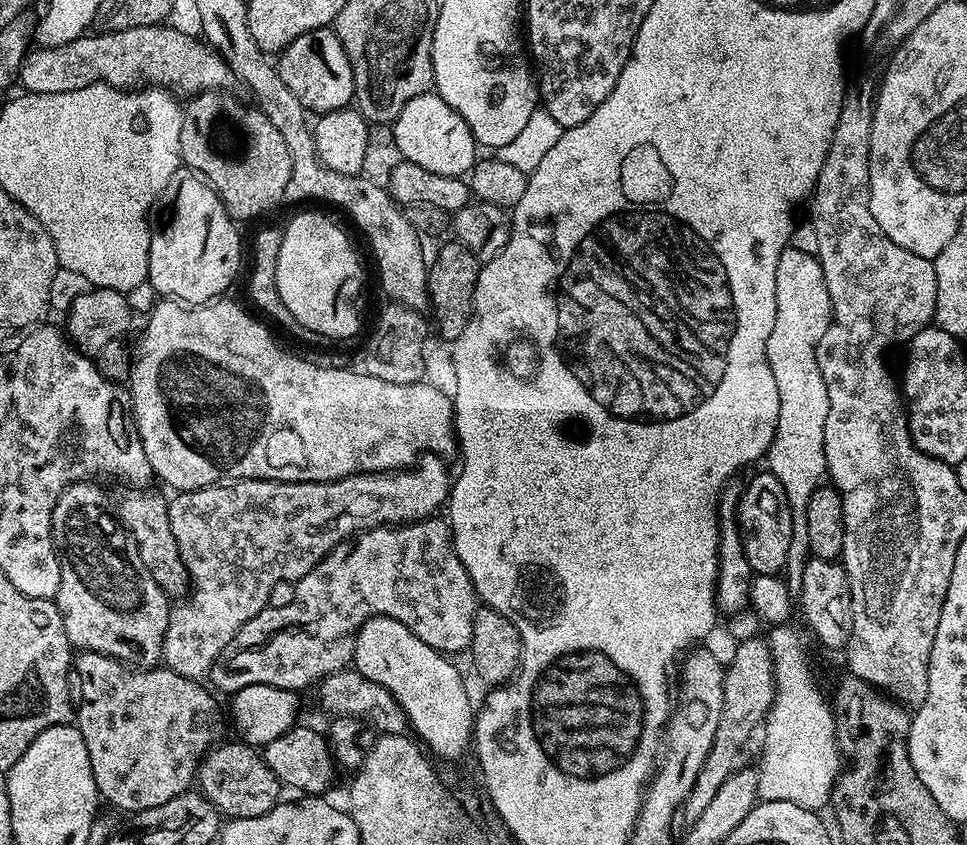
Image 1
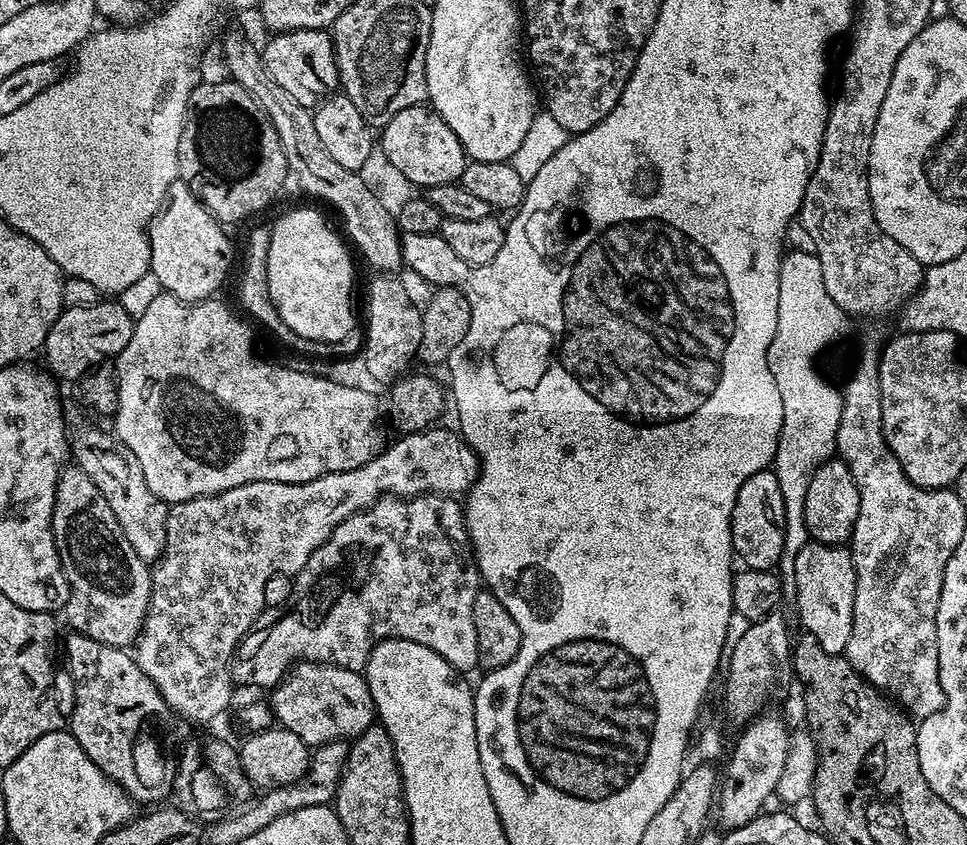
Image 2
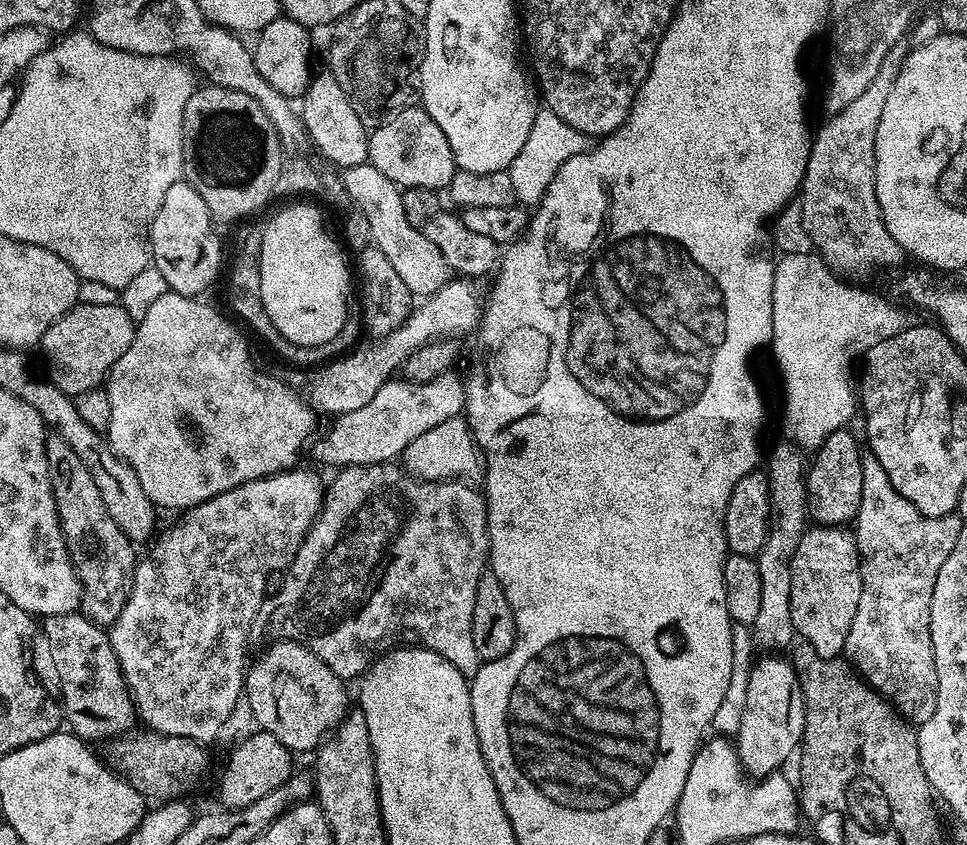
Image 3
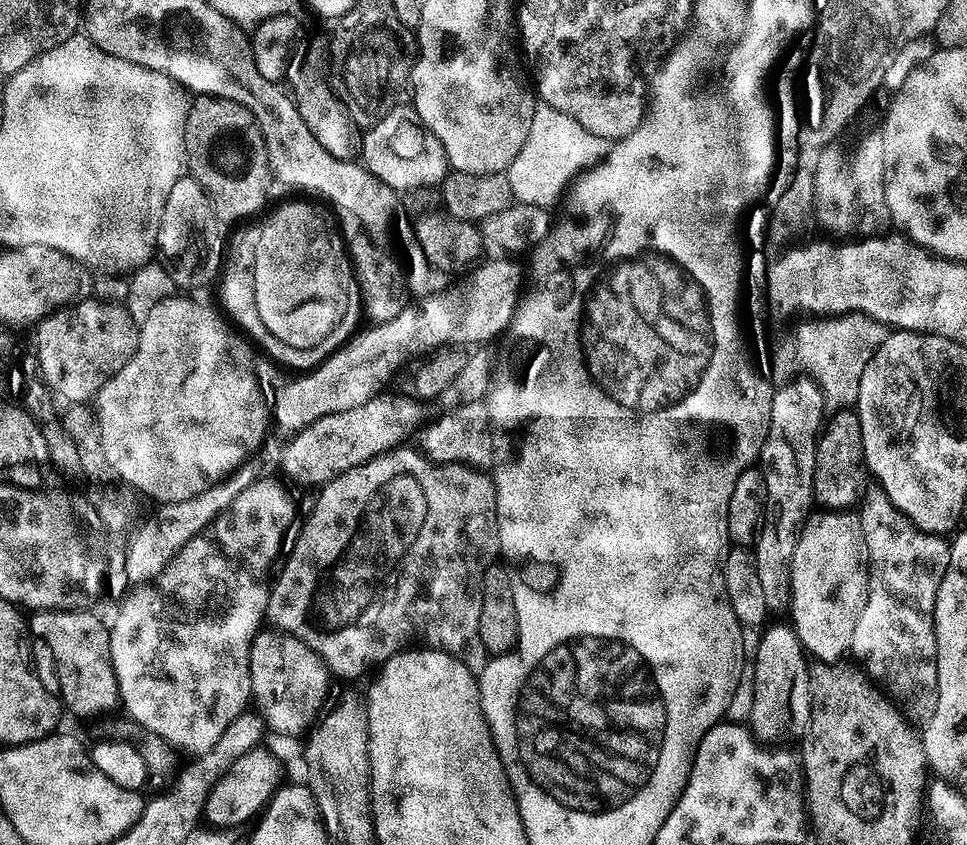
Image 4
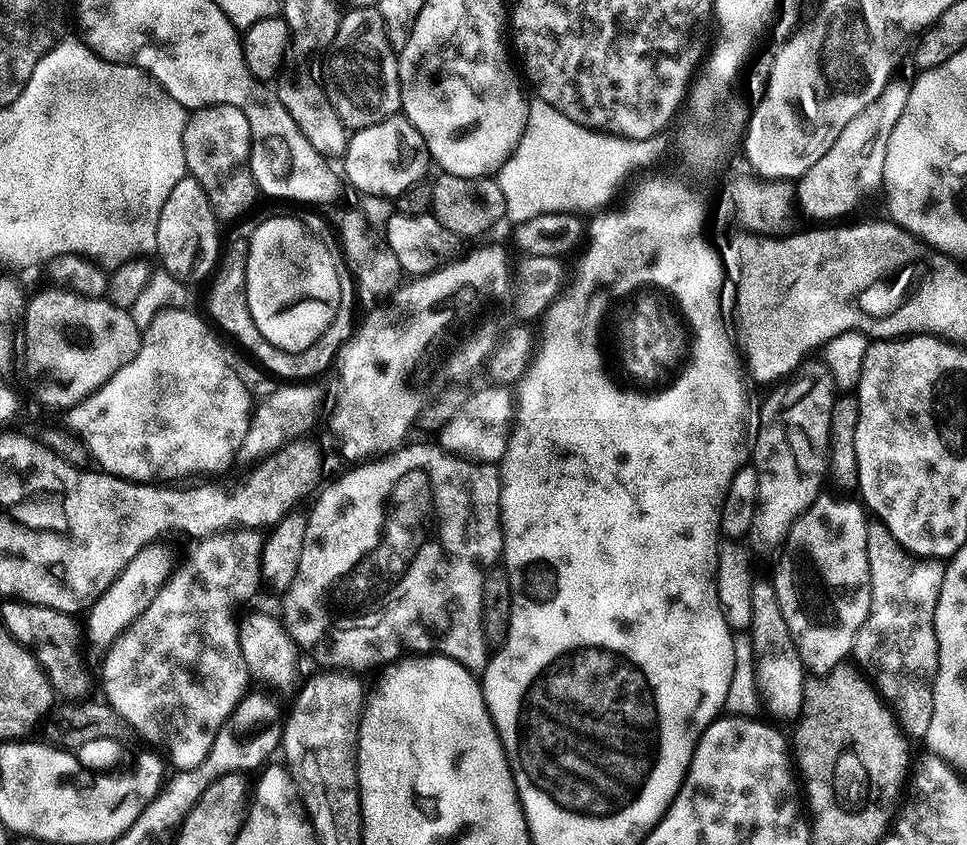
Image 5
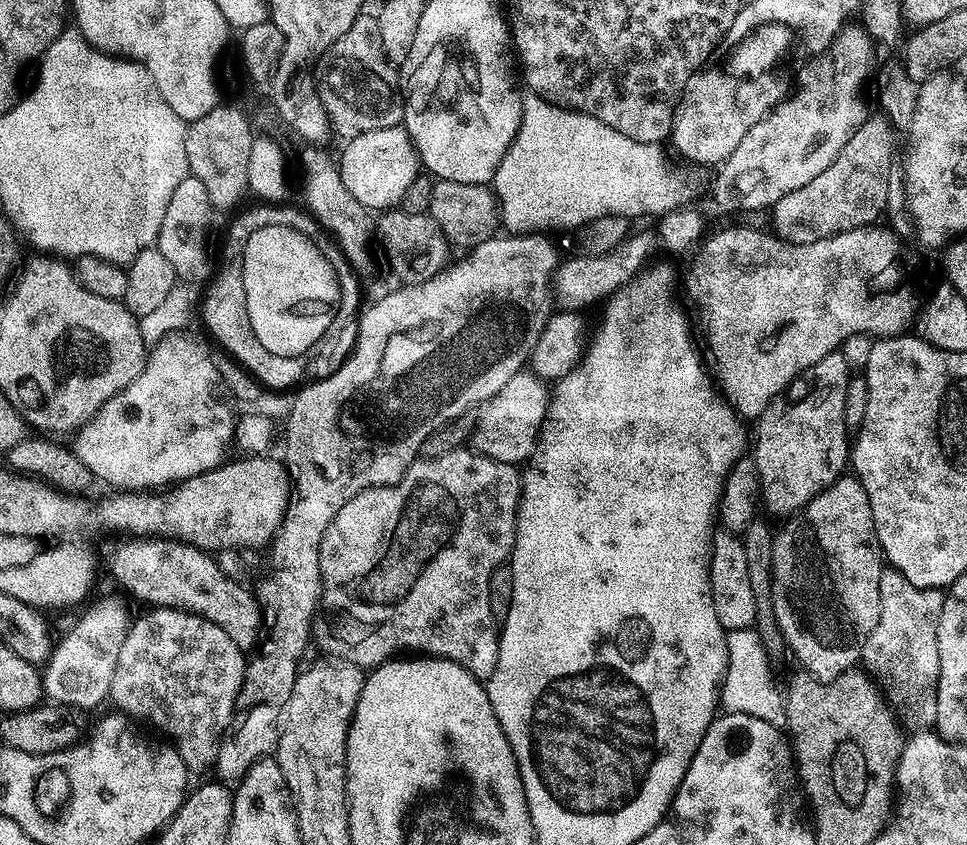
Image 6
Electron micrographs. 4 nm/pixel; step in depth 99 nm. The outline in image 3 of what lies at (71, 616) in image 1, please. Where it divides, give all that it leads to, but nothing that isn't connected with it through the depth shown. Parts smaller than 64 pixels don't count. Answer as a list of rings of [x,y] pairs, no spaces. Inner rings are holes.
[[[49,435],[46,443],[48,473],[52,479],[52,493],[56,499],[60,529],[68,544],[72,565],[84,588],[82,611],[95,624],[111,626],[116,623],[128,601],[138,555],[132,549],[135,548],[133,541],[128,540],[114,518],[110,518],[98,494],[98,486],[94,486],[94,478],[90,478],[90,470],[82,466],[82,458],[78,458],[78,454],[74,454],[74,450],[66,446],[61,436]]]

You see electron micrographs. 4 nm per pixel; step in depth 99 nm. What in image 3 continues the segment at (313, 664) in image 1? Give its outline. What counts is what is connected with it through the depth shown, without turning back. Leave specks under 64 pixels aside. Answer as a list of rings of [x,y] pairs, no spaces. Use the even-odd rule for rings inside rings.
[[[389,462],[387,464],[353,464],[347,468],[341,468],[335,473],[336,481],[326,488],[324,507],[320,509],[320,515],[312,523],[312,529],[302,546],[298,546],[298,554],[288,565],[283,573],[284,581],[280,584],[276,596],[269,595],[266,600],[267,612],[259,625],[258,632],[265,636],[265,641],[275,642],[278,640],[293,640],[299,644],[305,644],[307,648],[334,674],[338,674],[345,682],[355,681],[363,677],[372,661],[377,656],[391,652],[393,648],[401,646],[419,646],[436,652],[450,666],[457,668],[466,678],[478,674],[481,666],[481,658],[474,644],[474,596],[477,593],[479,579],[486,573],[490,561],[488,558],[488,504],[484,501],[483,491],[463,479],[455,480],[418,480],[415,476],[409,476],[407,471],[399,463]]]

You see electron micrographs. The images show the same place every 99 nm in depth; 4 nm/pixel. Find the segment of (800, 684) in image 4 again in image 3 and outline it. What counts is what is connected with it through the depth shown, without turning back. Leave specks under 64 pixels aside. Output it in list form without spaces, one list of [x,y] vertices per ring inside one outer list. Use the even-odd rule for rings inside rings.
[[[764,654],[749,670],[746,685],[746,710],[742,710],[742,726],[734,737],[736,753],[745,773],[763,778],[779,773],[788,759],[793,759],[804,739],[804,699],[800,680],[791,659],[780,654]]]

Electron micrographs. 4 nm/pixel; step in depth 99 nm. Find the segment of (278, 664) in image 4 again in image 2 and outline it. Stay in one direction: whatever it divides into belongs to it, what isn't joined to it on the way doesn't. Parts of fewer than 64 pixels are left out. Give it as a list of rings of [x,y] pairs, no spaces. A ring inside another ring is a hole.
[[[301,660],[299,664],[293,664],[284,679],[271,689],[270,696],[275,723],[290,730],[290,734],[298,734],[298,738],[310,746],[361,736],[365,730],[373,727],[376,720],[376,703],[374,698],[370,698],[370,690],[363,675],[333,664],[316,664],[313,660]]]

